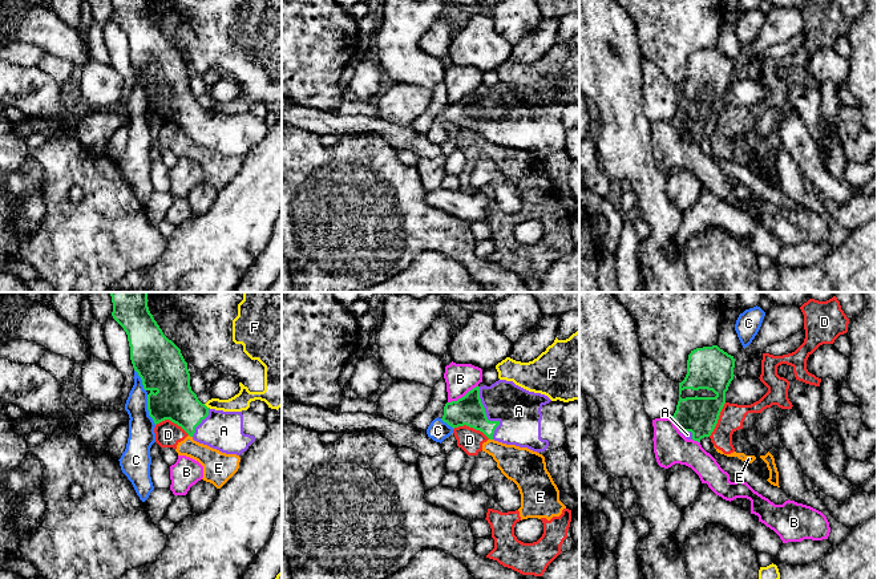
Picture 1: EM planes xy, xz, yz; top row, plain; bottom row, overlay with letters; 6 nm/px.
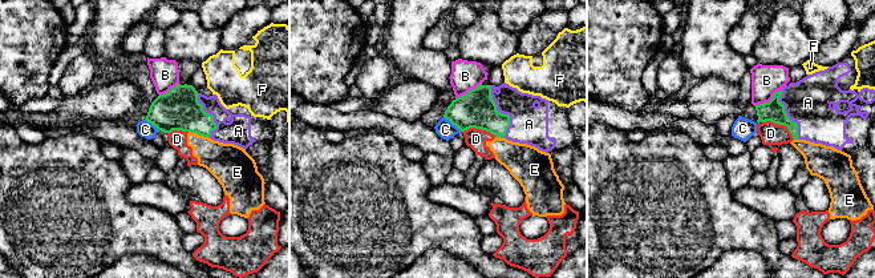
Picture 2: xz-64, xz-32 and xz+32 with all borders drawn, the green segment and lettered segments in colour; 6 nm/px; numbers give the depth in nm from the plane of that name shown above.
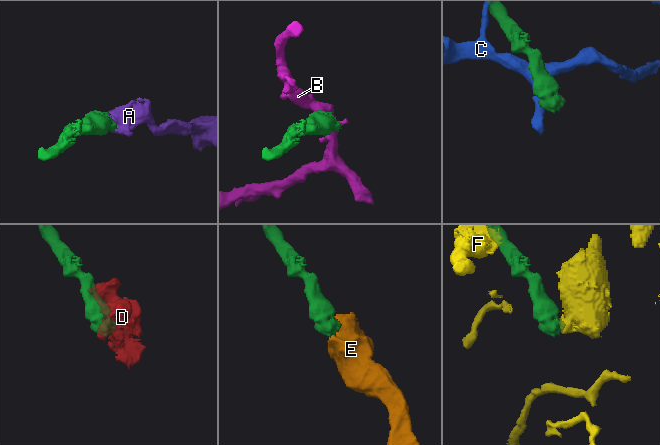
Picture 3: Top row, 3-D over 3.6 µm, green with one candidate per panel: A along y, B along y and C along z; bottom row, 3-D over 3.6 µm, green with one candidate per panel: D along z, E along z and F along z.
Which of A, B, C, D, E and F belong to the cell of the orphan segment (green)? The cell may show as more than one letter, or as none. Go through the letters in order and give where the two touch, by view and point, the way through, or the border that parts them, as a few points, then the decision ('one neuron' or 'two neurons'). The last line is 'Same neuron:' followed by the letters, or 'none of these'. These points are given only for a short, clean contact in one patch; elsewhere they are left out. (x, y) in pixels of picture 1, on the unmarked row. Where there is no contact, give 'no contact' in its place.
A: meets green in xz at (485, 118); runs through xz (468, 113), (480, 113), (485, 118), (518, 113); one neuron
B: meets green in xz at (464, 98); border along xz (477, 88), (448, 105); two neurons
C: meets green in xy at (148, 112); two neurons
D: meets green in xz at (472, 129); border along xz (453, 130), (468, 128), (481, 133), (489, 141); two neurons
E: meets green in xy at (190, 138); border along xy (189, 137), (192, 140); two neurons
F: meets green in xy at (206, 109); border along xy (203, 106), (210, 110); two neurons
Same neuron: A

